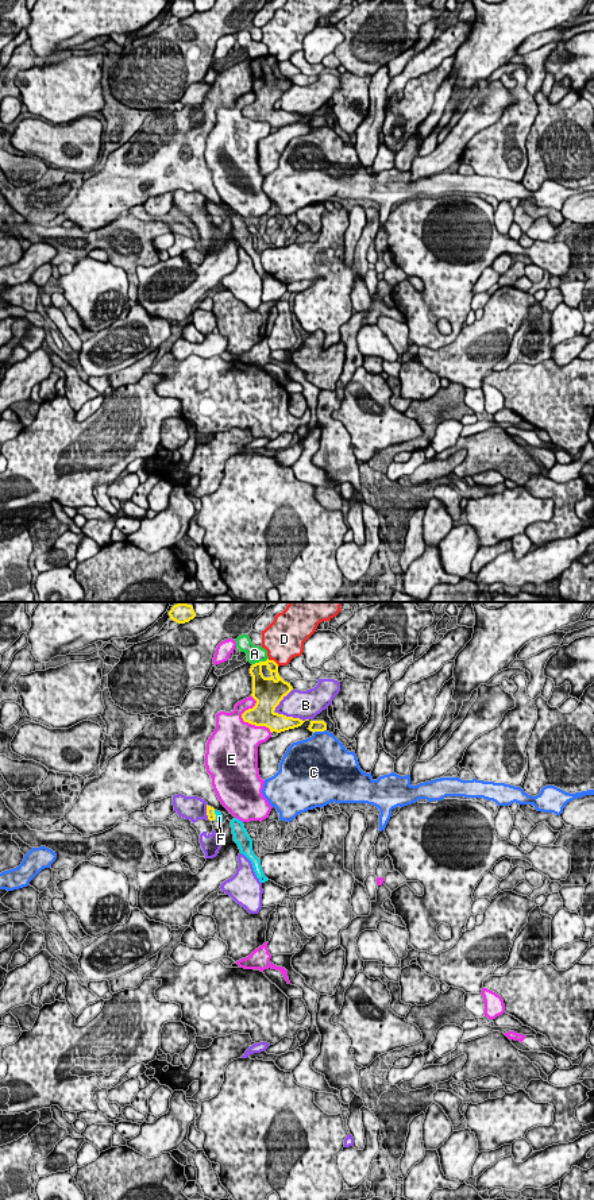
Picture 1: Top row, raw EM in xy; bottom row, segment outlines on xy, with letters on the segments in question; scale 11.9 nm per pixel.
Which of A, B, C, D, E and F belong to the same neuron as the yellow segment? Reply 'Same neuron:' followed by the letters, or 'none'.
Same neuron: F

